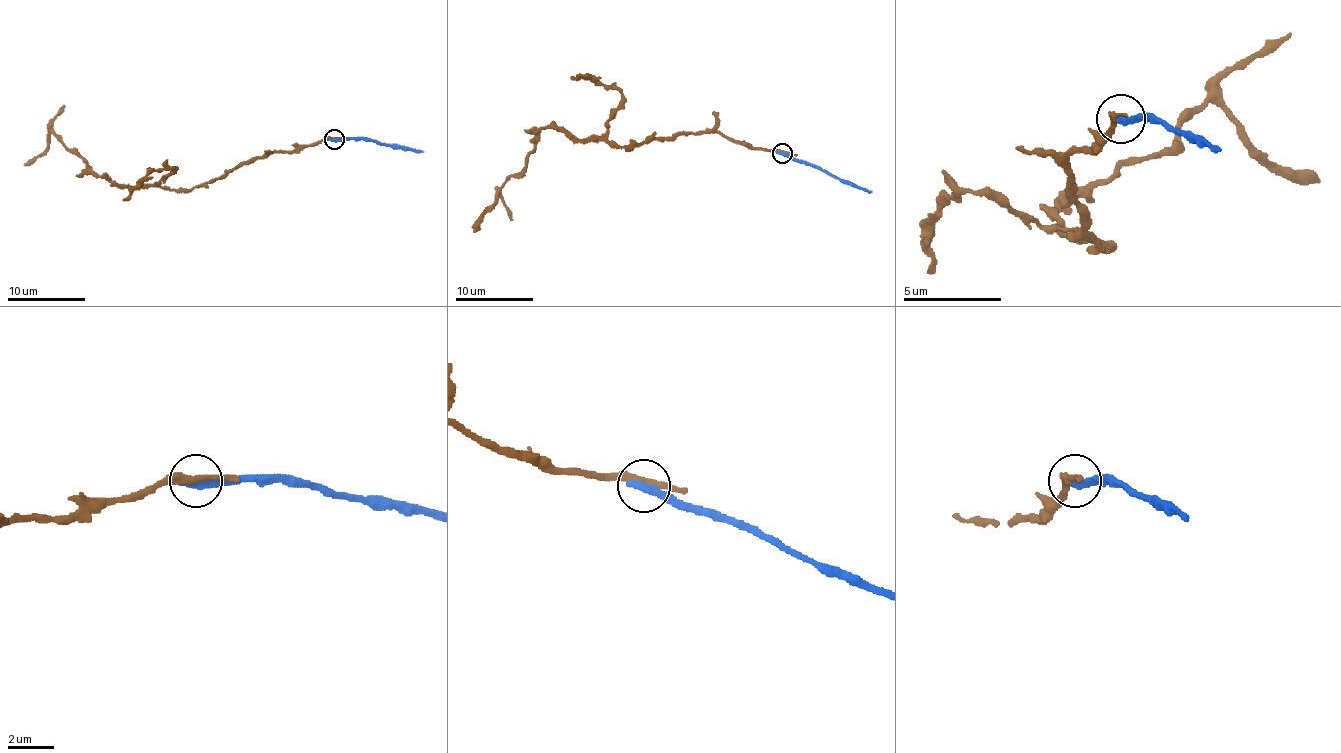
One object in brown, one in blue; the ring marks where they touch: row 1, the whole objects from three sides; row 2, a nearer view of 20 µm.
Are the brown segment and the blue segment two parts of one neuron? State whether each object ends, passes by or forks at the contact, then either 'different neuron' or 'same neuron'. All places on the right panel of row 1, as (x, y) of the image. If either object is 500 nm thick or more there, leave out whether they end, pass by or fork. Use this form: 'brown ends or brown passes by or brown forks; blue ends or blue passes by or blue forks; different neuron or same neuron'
brown passes by; blue ends; different neuron

